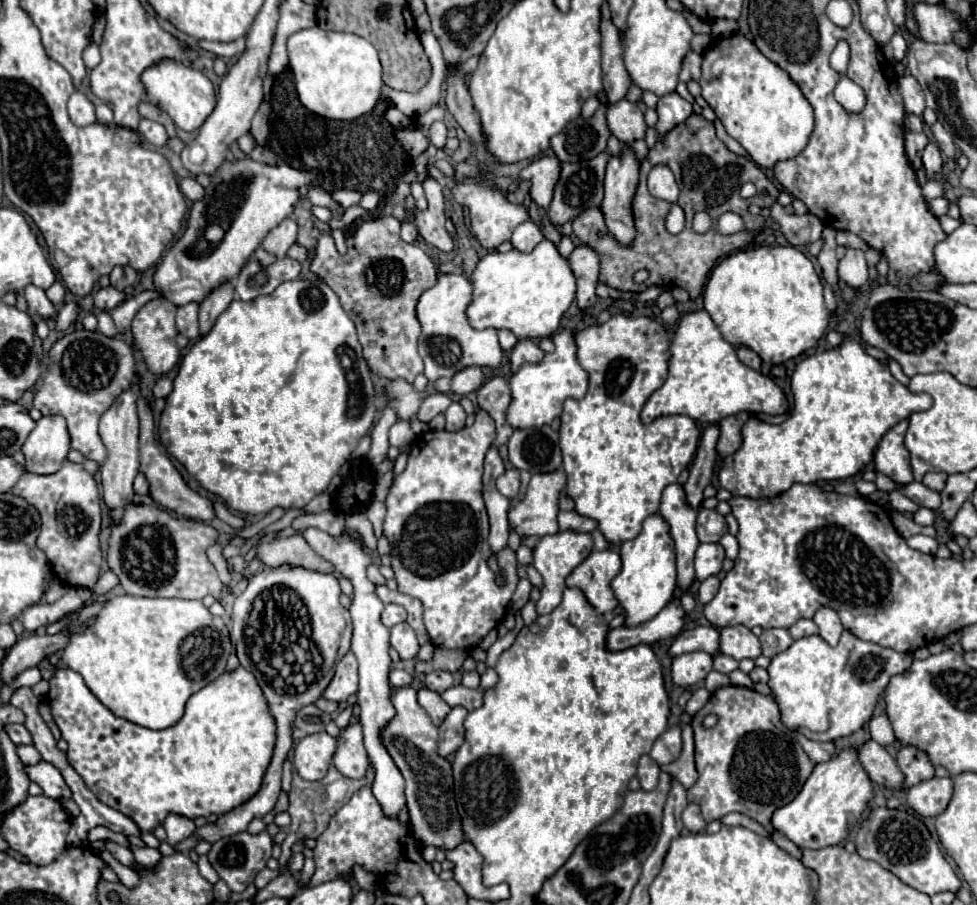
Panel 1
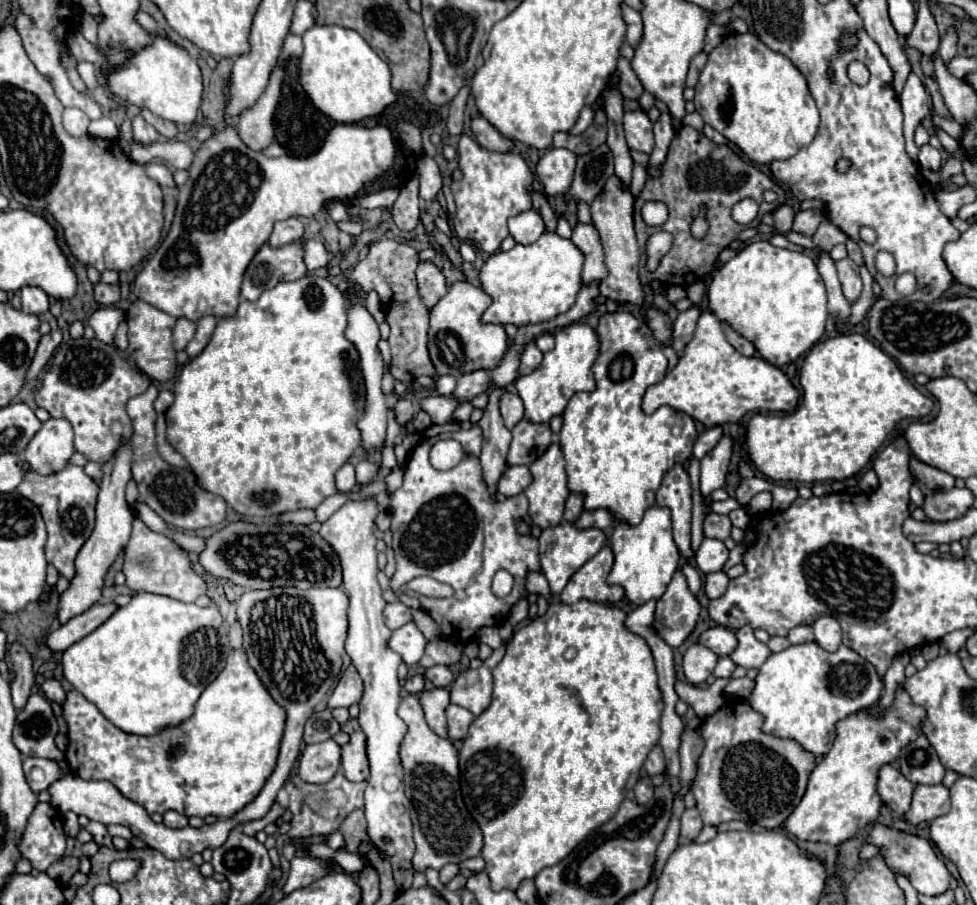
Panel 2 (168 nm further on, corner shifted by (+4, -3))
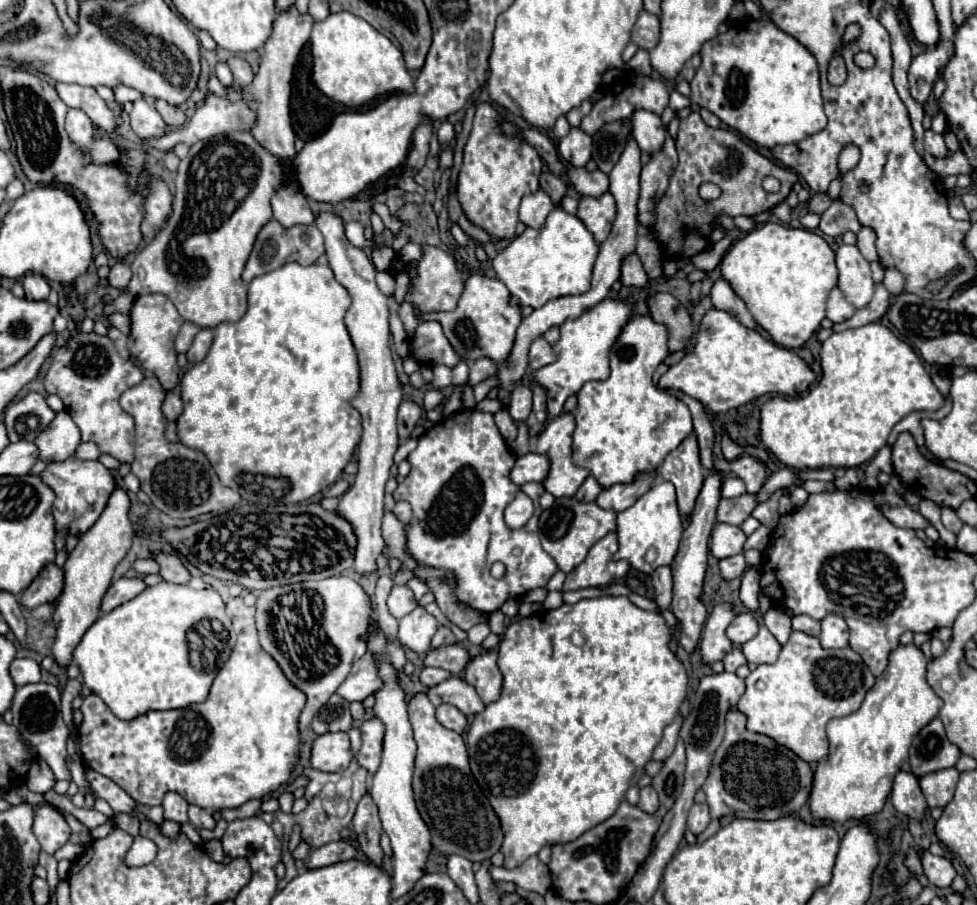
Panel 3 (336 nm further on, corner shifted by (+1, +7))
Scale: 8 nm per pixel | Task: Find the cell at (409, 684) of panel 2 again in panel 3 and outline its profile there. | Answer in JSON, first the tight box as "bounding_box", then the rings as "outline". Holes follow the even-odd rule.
{"bounding_box":[420,667,450,687],"outline":[[[424,667],[424,669],[420,671],[420,683],[422,683],[424,687],[434,687],[434,685],[446,681],[448,677],[450,677],[448,671],[436,669],[436,667]]]}

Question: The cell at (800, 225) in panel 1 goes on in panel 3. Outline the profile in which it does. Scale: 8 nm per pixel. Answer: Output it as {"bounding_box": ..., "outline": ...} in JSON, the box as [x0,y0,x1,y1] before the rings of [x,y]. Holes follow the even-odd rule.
{"bounding_box":[808,193,832,215],"outline":[[[816,193],[810,201],[808,201],[808,209],[810,213],[816,213],[816,215],[822,215],[828,207],[830,207],[832,199],[826,195],[826,193]]]}

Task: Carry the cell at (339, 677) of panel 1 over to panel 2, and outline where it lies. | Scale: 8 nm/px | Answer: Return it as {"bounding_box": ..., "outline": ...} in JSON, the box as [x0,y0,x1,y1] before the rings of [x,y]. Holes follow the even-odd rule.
{"bounding_box":[329,665,363,707],"outline":[[[353,665],[347,667],[347,671],[343,673],[339,685],[335,687],[333,695],[329,697],[329,707],[351,707],[353,703],[359,703],[363,697],[363,681],[357,673],[357,669]]]}

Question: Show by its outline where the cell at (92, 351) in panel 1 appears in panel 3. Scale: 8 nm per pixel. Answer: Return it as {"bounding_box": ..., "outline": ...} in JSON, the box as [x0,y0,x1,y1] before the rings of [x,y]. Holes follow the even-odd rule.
{"bounding_box":[44,333,144,463],"outline":[[[76,333],[70,341],[56,349],[52,355],[50,369],[44,377],[44,387],[62,399],[68,415],[74,419],[82,433],[82,441],[92,441],[102,453],[116,457],[120,463],[132,463],[134,459],[134,419],[128,415],[118,399],[120,395],[140,383],[144,373],[130,359],[122,359],[114,343],[96,333]]]}

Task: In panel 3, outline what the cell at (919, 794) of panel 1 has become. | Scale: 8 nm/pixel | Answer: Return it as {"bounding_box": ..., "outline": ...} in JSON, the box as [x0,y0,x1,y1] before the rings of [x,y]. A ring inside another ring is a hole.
{"bounding_box":[920,767,958,809],"outline":[[[954,767],[934,771],[934,773],[920,777],[920,789],[922,789],[930,809],[944,807],[946,803],[950,803],[950,799],[954,797],[956,779],[958,779],[958,771]]]}

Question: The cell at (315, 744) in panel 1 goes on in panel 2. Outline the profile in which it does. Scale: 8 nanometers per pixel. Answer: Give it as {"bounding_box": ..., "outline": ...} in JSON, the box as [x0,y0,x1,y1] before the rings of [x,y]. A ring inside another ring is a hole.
{"bounding_box":[299,739,341,783],"outline":[[[329,739],[307,745],[299,759],[299,777],[307,783],[327,783],[341,765],[341,747]]]}

